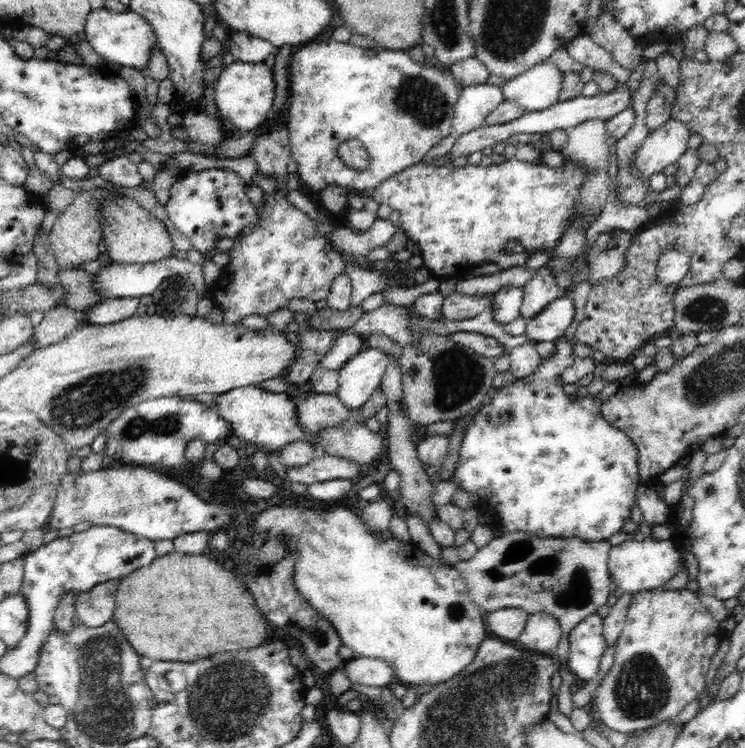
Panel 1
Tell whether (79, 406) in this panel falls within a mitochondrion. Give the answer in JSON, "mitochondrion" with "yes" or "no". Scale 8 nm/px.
{"mitochondrion":"yes"}

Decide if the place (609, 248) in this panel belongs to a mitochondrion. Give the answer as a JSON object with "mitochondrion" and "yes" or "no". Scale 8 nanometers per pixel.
{"mitochondrion":"yes"}

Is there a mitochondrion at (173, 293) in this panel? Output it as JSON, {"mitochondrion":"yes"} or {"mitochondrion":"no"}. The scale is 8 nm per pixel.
{"mitochondrion":"yes"}

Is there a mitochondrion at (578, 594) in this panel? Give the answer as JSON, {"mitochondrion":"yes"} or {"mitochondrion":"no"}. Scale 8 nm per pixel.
{"mitochondrion":"yes"}

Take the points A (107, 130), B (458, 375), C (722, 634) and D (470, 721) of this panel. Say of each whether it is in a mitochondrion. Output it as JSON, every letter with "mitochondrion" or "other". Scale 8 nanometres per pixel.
{"A":"other","B":"mitochondrion","C":"other","D":"mitochondrion"}

